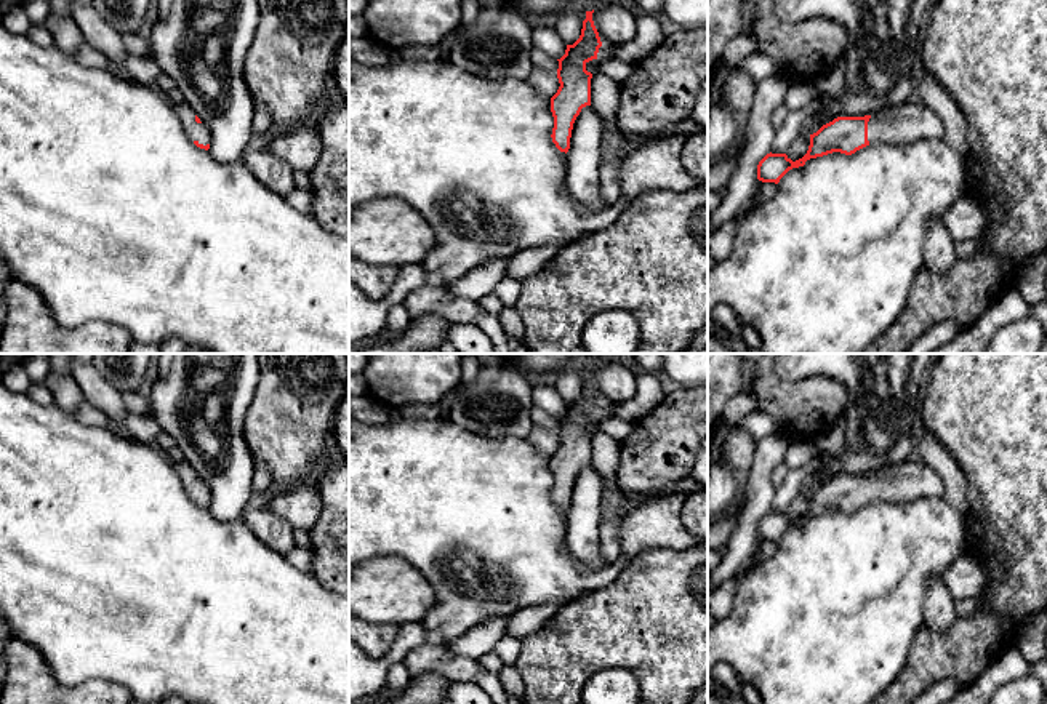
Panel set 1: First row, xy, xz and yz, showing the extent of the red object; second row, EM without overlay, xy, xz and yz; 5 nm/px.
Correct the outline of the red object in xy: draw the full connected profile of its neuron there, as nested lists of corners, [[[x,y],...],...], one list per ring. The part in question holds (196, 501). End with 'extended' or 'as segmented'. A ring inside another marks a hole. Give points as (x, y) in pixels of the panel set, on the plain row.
[[[178,461],[173,466],[181,478],[181,483],[187,496],[197,506],[208,509],[211,501],[208,486],[200,480],[200,477],[194,472],[194,469],[186,461]]]; extended

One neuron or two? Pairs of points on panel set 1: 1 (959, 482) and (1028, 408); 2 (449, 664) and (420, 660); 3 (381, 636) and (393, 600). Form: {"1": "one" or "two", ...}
{"1": "two", "2": "one", "3": "two"}

